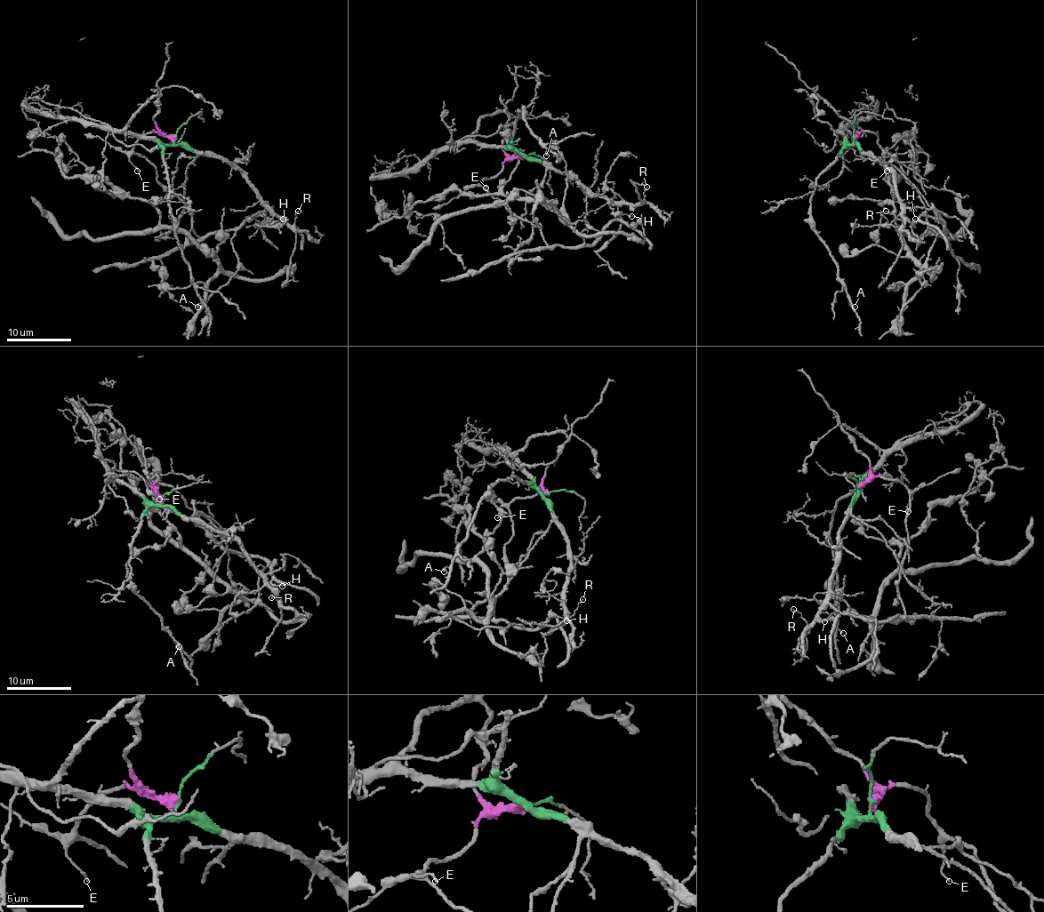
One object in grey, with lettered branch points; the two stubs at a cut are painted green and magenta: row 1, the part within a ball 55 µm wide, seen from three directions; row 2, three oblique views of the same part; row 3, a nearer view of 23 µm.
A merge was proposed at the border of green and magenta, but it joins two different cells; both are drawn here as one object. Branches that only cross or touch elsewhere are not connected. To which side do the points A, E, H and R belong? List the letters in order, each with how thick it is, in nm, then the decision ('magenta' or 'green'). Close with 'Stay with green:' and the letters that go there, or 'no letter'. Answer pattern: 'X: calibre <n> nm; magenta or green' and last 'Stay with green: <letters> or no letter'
A: calibre 140 nm; green
E: calibre 130 nm; magenta
H: calibre 110 nm; magenta
R: calibre 110 nm; green
Stay with green: A, R

